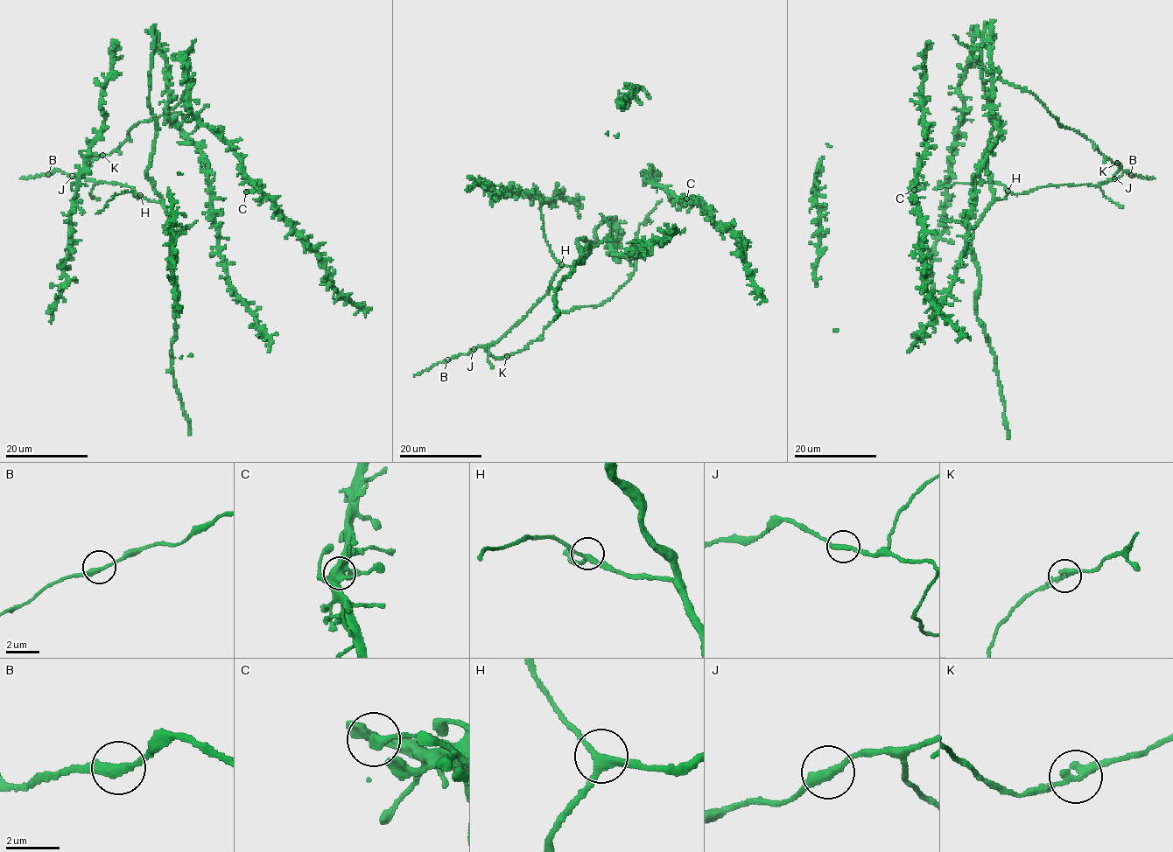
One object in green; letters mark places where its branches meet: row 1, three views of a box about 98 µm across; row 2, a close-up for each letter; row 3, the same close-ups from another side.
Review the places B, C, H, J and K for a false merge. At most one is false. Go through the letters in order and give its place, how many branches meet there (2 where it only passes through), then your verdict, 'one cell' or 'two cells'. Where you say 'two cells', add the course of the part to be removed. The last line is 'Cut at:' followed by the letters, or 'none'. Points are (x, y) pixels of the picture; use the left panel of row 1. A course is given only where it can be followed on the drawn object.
B: (48, 174) | 2 | one cell
C: (246, 192) | 1 | one cell
H: (140, 195) | 3 | one cell
J: (72, 176) | 2 | one cell
K: (102, 155) | 2 | one cell
Cut at: none

